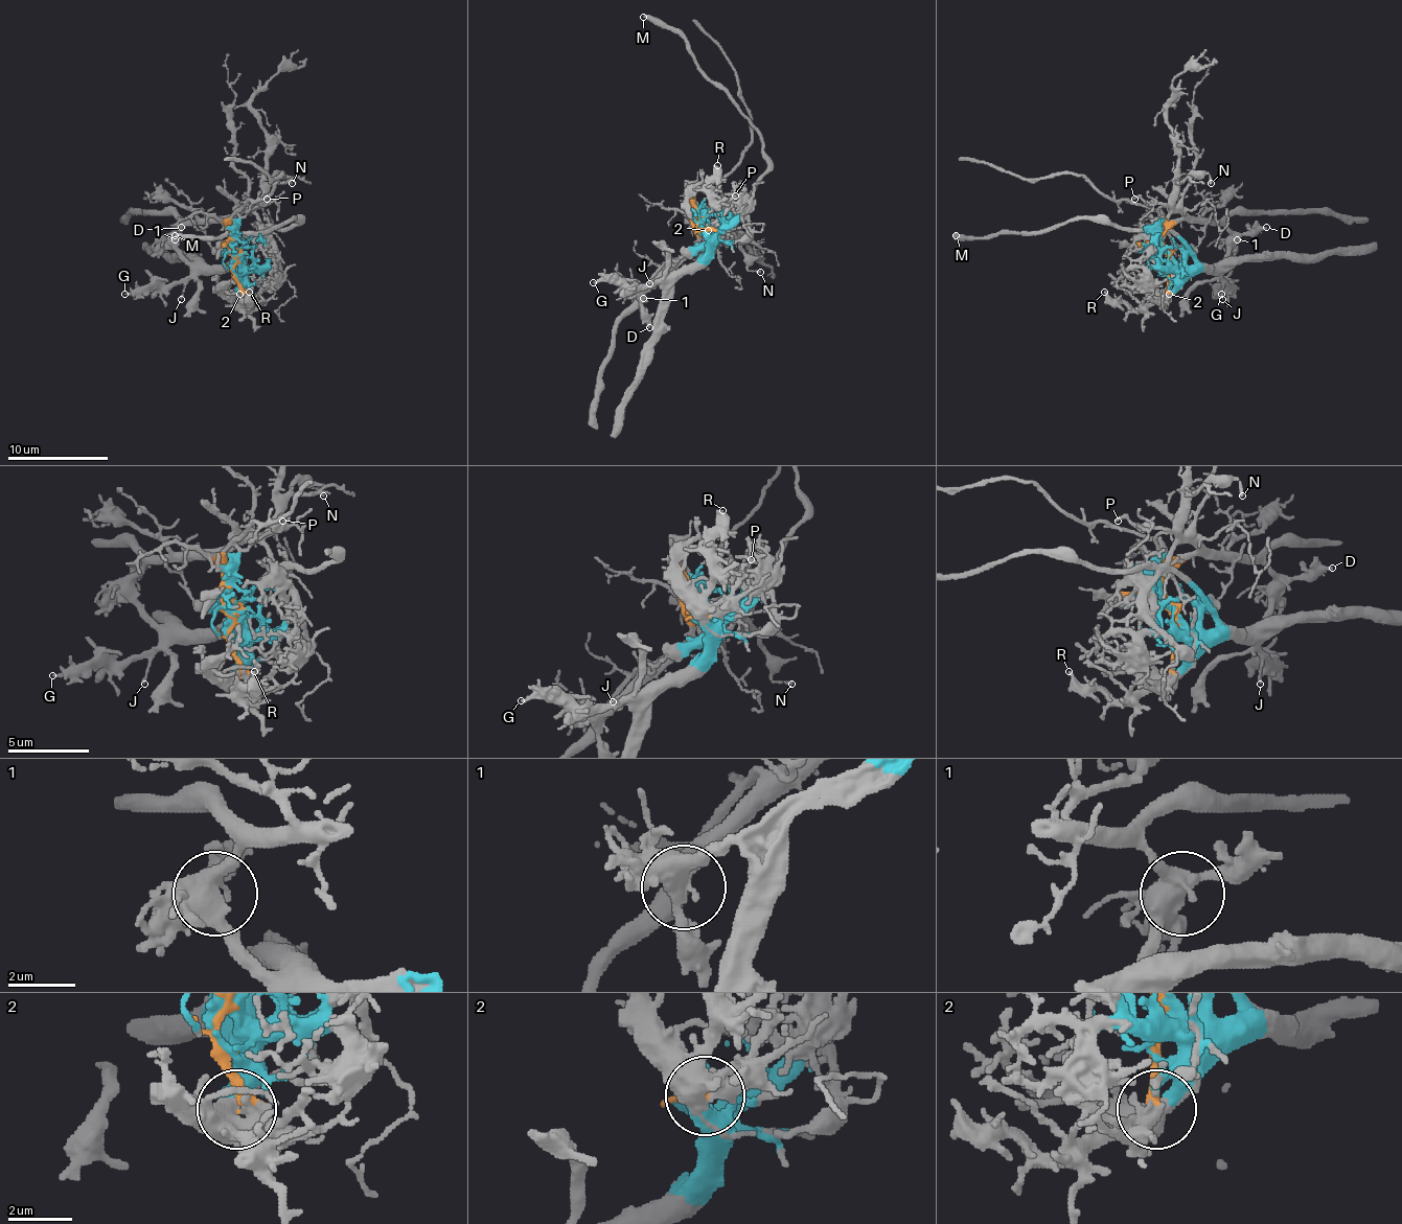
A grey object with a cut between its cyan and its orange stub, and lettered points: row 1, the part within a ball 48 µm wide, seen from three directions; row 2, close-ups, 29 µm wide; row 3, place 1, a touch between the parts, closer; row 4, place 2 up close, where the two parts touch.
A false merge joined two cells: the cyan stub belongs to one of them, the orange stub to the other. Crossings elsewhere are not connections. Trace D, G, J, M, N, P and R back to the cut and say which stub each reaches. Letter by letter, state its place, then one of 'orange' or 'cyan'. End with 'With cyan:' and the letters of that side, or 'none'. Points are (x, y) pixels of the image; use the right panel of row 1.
D: place (1266, 227); cyan
G: place (1221, 294); cyan
J: place (1222, 299); cyan
M: place (956, 235); cyan
N: place (1211, 183); orange
P: place (1134, 199); orange
R: place (1104, 292); cyan
With cyan: D, G, J, M, R

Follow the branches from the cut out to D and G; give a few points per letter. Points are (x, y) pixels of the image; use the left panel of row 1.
D: (237, 257), (239, 270), (200, 270), (175, 241), (175, 234), (182, 227)
G: (237, 257), (239, 270), (202, 270), (180, 282), (124, 294)

